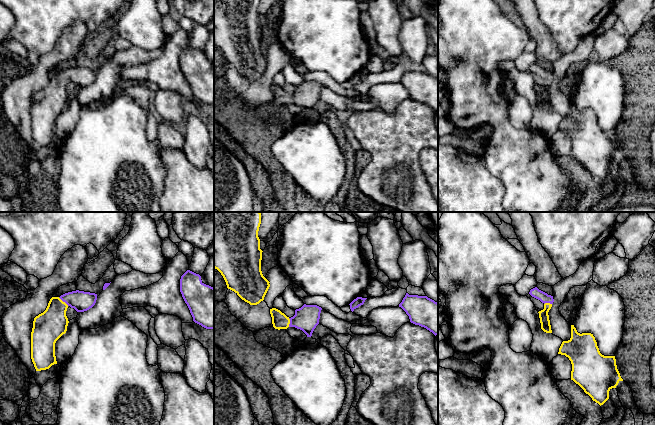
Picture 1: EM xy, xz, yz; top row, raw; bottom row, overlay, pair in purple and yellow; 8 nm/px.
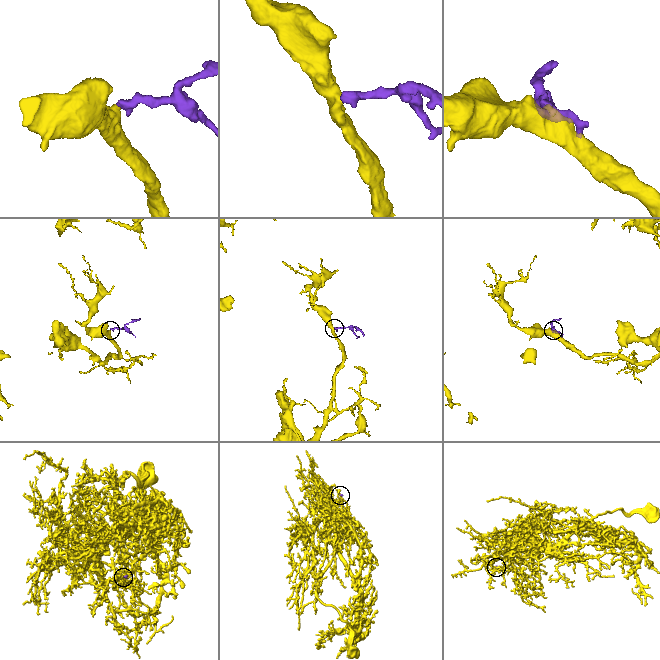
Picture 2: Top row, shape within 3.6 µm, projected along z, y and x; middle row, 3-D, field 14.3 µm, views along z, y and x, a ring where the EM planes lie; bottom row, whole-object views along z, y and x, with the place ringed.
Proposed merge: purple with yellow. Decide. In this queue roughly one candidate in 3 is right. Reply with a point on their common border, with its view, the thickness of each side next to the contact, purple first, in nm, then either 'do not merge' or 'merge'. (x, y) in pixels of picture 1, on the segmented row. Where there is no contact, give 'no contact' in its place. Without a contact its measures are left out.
contact xy (63, 301); calibres 170 and 240 nm; merge

